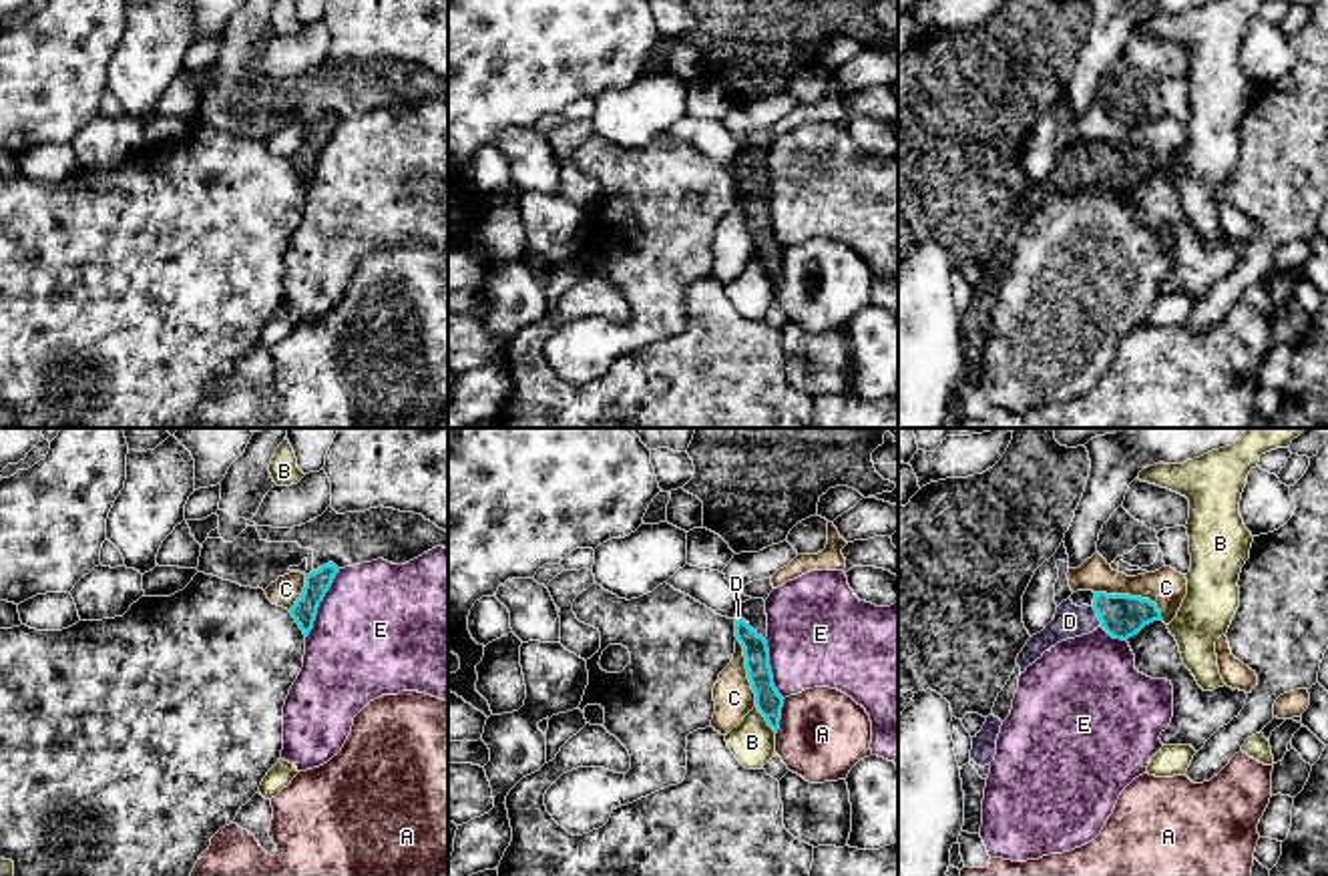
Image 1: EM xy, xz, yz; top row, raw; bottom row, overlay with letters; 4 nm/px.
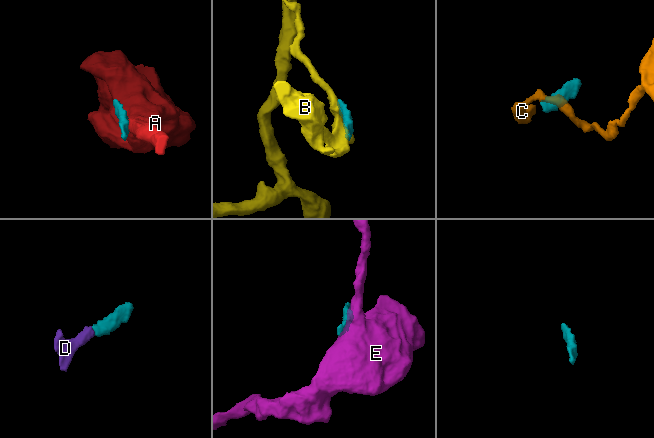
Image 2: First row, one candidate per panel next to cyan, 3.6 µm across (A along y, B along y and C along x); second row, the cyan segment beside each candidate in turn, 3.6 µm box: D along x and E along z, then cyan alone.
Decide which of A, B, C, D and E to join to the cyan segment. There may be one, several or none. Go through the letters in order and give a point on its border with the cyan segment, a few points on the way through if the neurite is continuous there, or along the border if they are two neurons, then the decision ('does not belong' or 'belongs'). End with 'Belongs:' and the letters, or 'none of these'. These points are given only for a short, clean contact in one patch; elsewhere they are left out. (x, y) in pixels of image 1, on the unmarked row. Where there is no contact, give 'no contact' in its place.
A: xz (780, 268) | along xz (784, 250), (776, 284) | does not belong
B: xz (766, 270) | does not belong
C: yz (1134, 147) | along yz (1095, 141), (1148, 147), (1164, 169) | does not belong
D: yz (1097, 165) | across yz (1122, 165), (1097, 165), (1069, 171) | belongs
E: xy (320, 151) | along xy (340, 119), (306, 187) | does not belong
Belongs: D

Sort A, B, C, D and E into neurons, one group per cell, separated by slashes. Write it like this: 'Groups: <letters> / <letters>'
Groups: A / B / C / D / E

